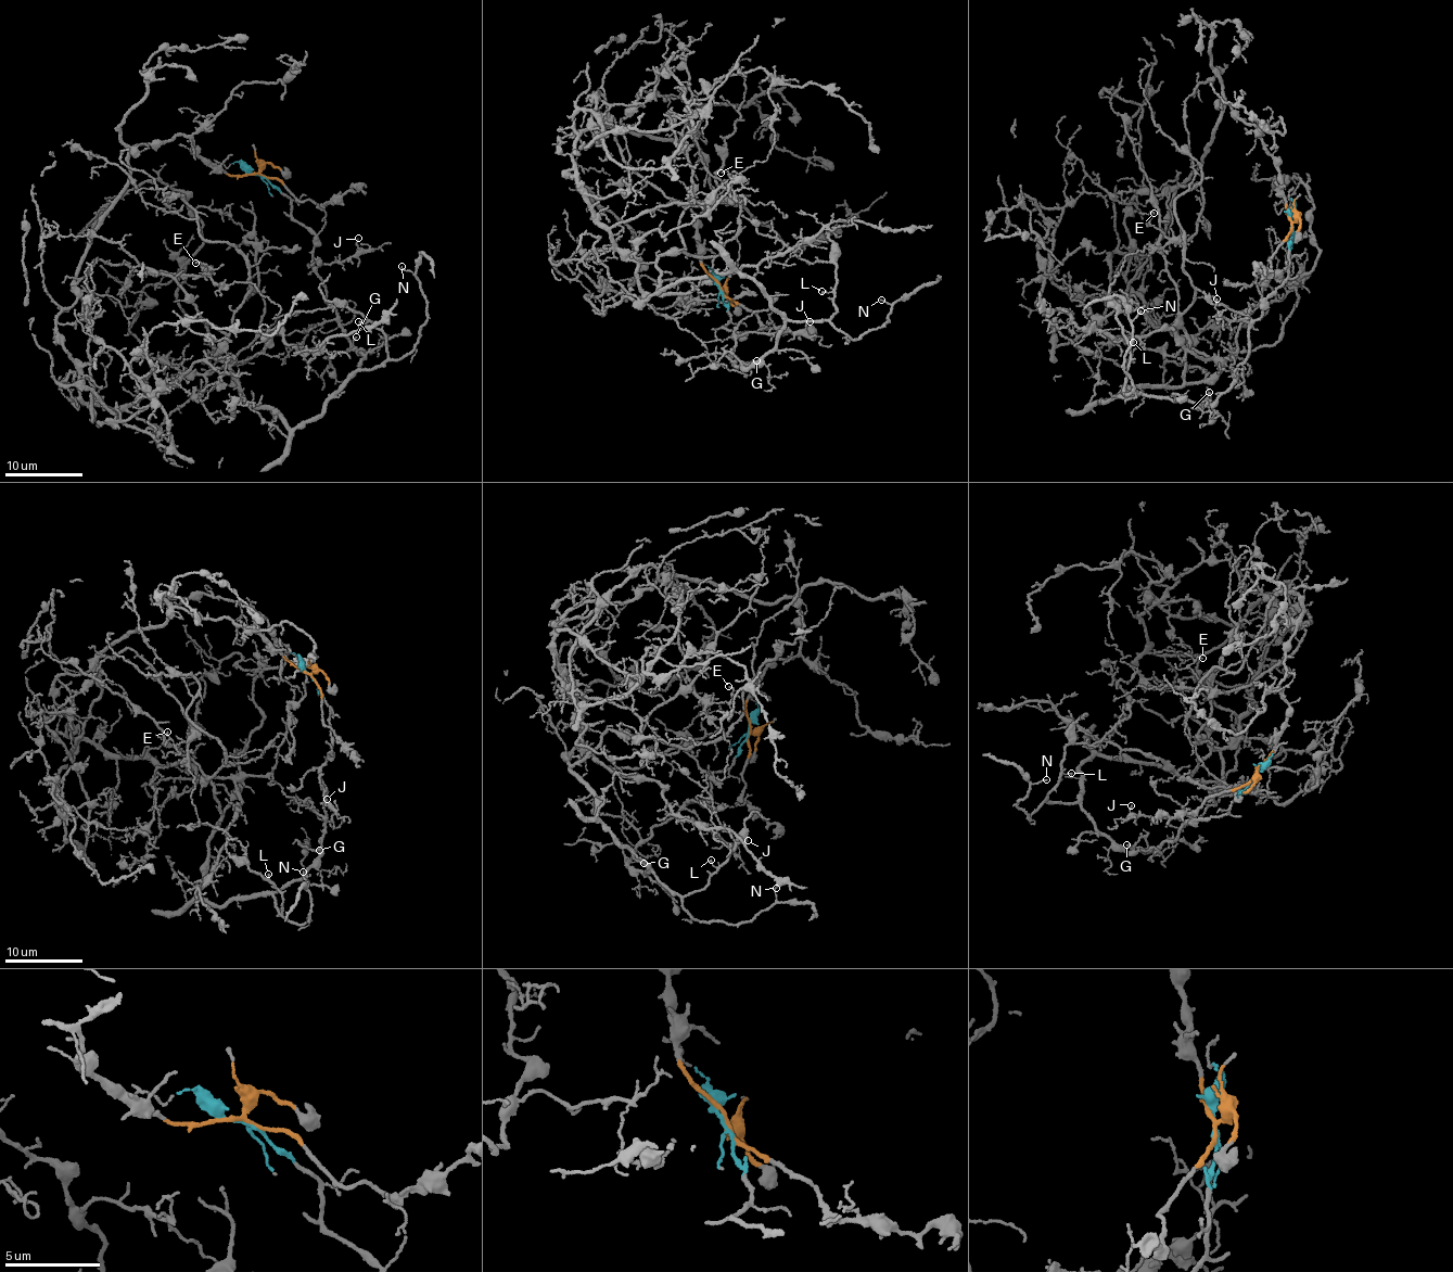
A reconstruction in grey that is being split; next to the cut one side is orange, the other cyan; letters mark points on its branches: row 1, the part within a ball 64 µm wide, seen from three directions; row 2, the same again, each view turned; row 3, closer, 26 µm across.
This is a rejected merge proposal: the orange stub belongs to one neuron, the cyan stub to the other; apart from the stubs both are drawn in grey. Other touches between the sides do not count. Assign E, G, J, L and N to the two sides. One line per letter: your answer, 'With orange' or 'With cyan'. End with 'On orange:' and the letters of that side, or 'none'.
E: With orange
G: With cyan
J: With cyan
L: With cyan
N: With cyan
On orange: E

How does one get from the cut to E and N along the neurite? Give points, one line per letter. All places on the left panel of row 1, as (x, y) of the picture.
E: (257, 174), (232, 176), (181, 135), (134, 148), (77, 278), (98, 259), (205, 275), (195, 263)
N: (257, 174), (313, 231), (314, 269), (364, 357), (357, 370), (398, 360), (417, 341), (428, 304), (400, 266)

